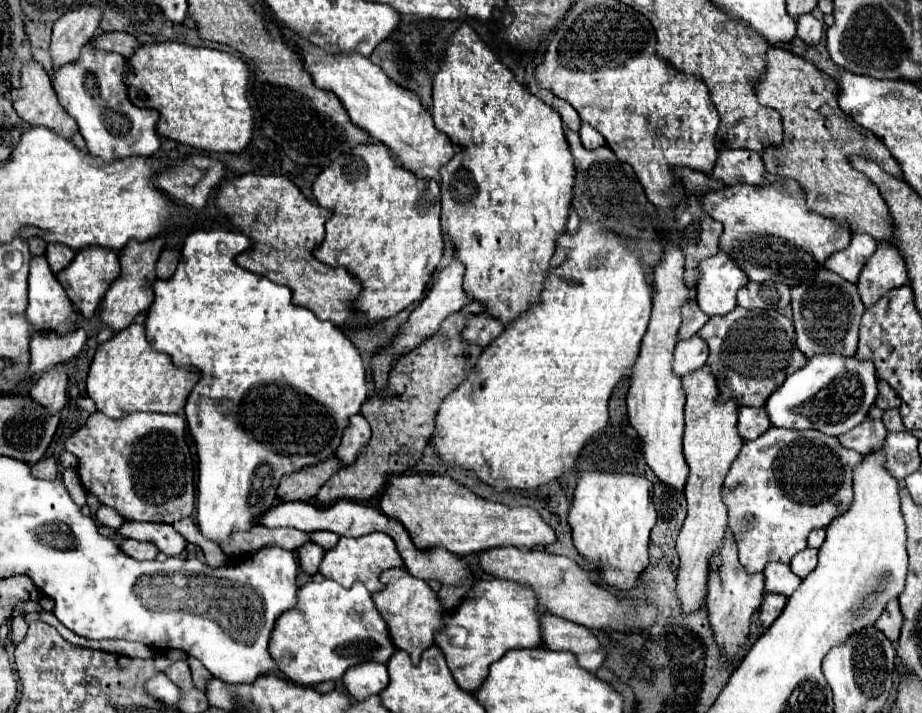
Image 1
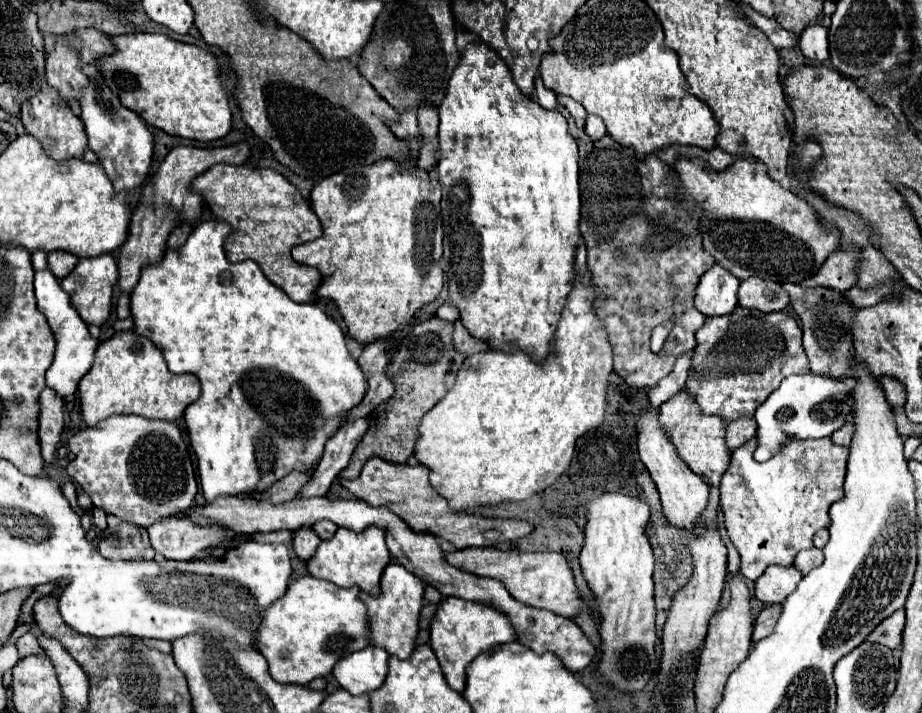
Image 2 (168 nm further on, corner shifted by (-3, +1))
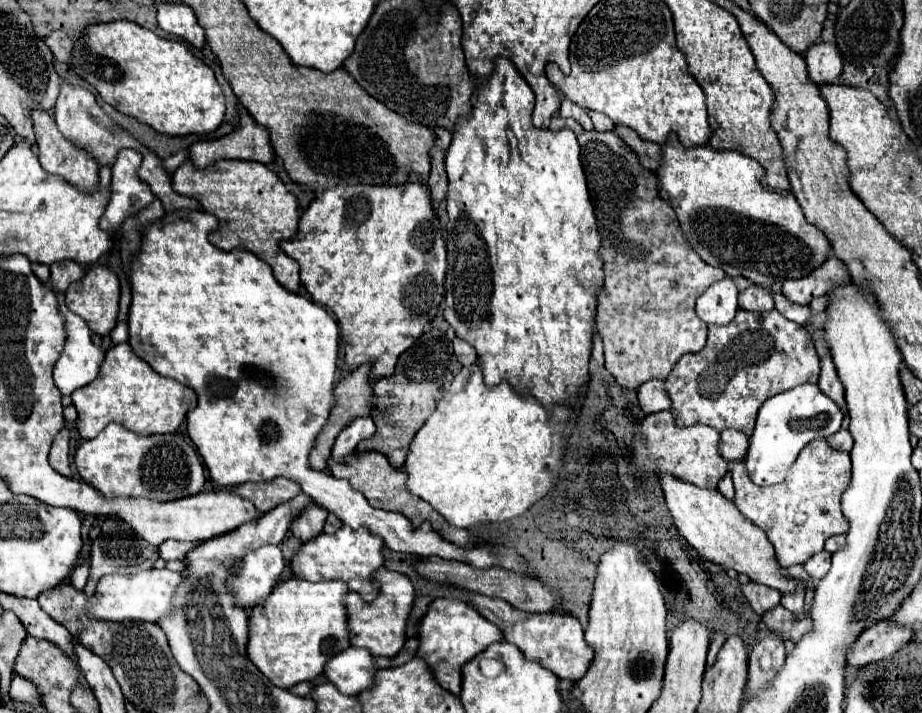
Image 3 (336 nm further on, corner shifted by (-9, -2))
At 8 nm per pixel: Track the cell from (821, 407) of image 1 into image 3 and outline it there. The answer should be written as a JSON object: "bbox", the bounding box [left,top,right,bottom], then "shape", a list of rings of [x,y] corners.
{"bbox":[744,384,842,486],"shape":[[[802,384],[792,390],[770,396],[762,404],[756,428],[748,440],[748,452],[744,456],[746,474],[758,486],[782,482],[786,478],[786,472],[798,458],[800,450],[816,438],[826,438],[838,432],[842,418],[842,410],[826,394],[822,394],[822,390],[816,384]]]}

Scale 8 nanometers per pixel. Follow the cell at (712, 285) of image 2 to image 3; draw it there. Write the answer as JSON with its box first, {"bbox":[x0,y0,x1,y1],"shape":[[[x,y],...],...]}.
{"bbox":[696,278,738,324],"shape":[[[730,278],[714,282],[696,300],[696,314],[706,324],[730,324],[738,312],[738,288]]]}

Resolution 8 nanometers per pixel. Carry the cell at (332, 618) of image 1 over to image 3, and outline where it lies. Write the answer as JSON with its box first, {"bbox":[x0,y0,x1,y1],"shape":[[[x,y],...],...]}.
{"bbox":[248,578,348,688],"shape":[[[290,578],[278,582],[270,598],[250,610],[248,626],[248,656],[256,668],[278,688],[292,688],[300,682],[310,682],[322,674],[326,660],[338,650],[346,650],[348,630],[346,630],[346,608],[342,604],[348,586],[340,580],[320,580],[306,582]]]}

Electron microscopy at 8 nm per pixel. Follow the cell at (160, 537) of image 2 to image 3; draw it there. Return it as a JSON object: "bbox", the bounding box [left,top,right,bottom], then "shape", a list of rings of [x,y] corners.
{"bbox":[158,540,198,560],"shape":[[[166,540],[158,546],[158,554],[162,560],[182,560],[188,550],[198,546],[198,542],[176,542],[176,540]]]}

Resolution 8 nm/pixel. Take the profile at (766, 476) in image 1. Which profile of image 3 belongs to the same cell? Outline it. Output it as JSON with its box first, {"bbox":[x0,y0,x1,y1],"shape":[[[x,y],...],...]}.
{"bbox":[730,440,850,568],"shape":[[[812,440],[806,448],[802,448],[786,480],[774,486],[762,488],[752,484],[752,480],[746,476],[744,462],[738,460],[730,464],[736,488],[734,504],[748,520],[766,532],[768,540],[774,544],[778,564],[782,568],[804,564],[810,556],[824,550],[824,542],[830,536],[846,534],[850,528],[850,522],[840,508],[842,492],[850,484],[850,470],[850,454],[830,448],[826,440]]]}

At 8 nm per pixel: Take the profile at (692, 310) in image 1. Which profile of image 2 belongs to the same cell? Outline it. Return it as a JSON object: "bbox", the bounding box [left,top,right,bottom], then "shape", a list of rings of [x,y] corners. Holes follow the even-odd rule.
{"bbox":[568,117,714,389],"shape":[[[572,117],[568,119],[568,125],[570,125],[570,135],[576,139],[576,143],[578,143],[578,147],[580,147],[580,195],[582,195],[580,233],[582,233],[582,239],[584,239],[584,243],[586,243],[586,247],[588,247],[588,269],[592,271],[592,279],[594,279],[594,283],[596,283],[596,285],[604,291],[604,295],[606,295],[606,301],[604,301],[604,305],[602,305],[602,309],[600,309],[600,315],[602,315],[602,319],[604,319],[604,325],[606,325],[606,331],[608,331],[608,335],[610,335],[610,343],[612,343],[612,349],[614,349],[614,369],[616,369],[616,373],[622,375],[624,381],[626,381],[628,385],[632,385],[632,387],[642,387],[642,389],[644,389],[644,387],[654,387],[662,377],[666,377],[666,375],[672,371],[674,361],[676,361],[684,351],[692,351],[692,349],[696,347],[696,337],[694,337],[694,333],[696,333],[696,331],[704,325],[704,321],[706,321],[706,317],[694,307],[694,291],[696,291],[696,285],[698,285],[700,277],[702,277],[702,275],[712,267],[712,263],[714,263],[714,257],[702,249],[702,239],[700,239],[700,219],[702,219],[702,215],[698,215],[698,213],[686,213],[686,205],[682,207],[680,197],[678,197],[678,201],[676,201],[676,189],[678,189],[676,173],[674,173],[674,169],[672,169],[670,165],[666,165],[664,161],[660,161],[656,155],[648,155],[648,159],[642,161],[642,159],[638,159],[638,157],[634,155],[632,149],[622,147],[622,145],[616,143],[610,135],[606,135],[602,141],[592,141],[592,139],[584,133],[584,129],[578,129],[578,127],[574,125]],[[668,317],[674,317],[674,329],[670,331],[670,335],[668,335],[668,339],[666,339],[666,343],[664,343],[664,351],[660,353],[660,357],[656,357],[656,355],[652,355],[652,351],[650,351],[650,333],[652,333],[652,329],[654,329],[656,325],[668,321]]]}

